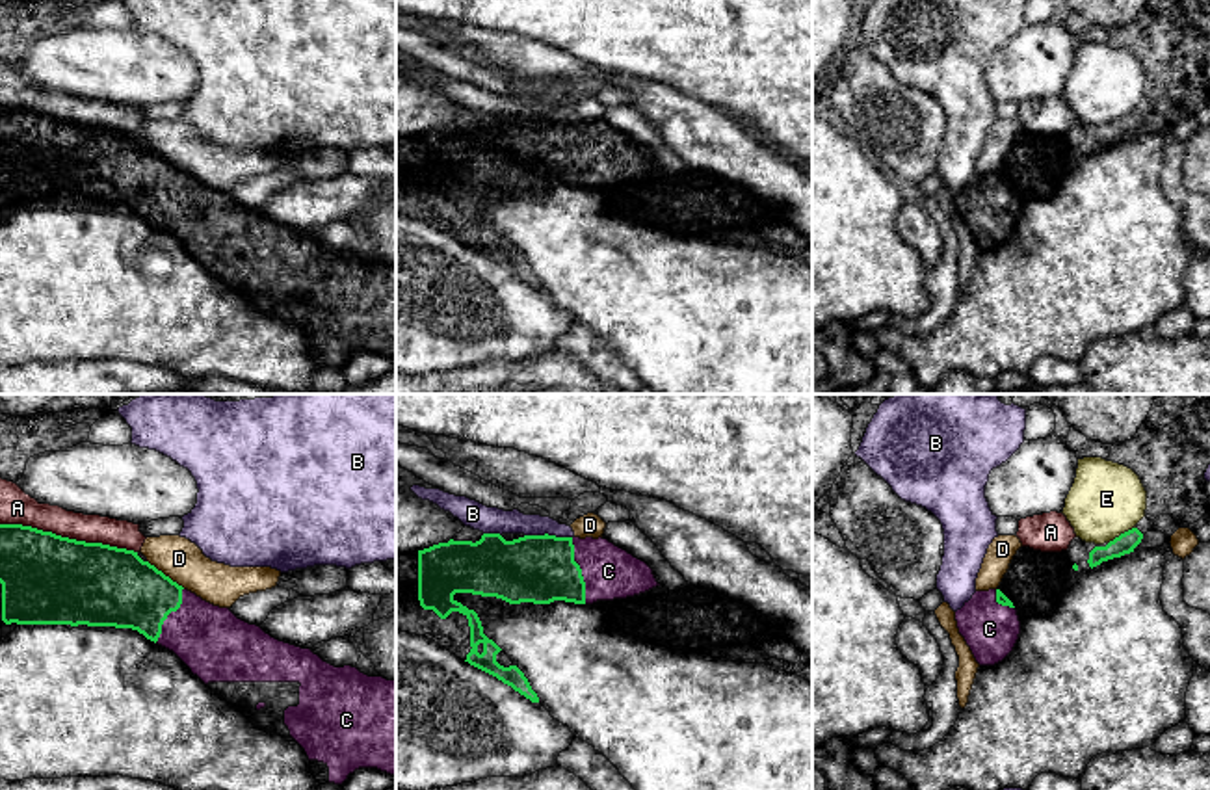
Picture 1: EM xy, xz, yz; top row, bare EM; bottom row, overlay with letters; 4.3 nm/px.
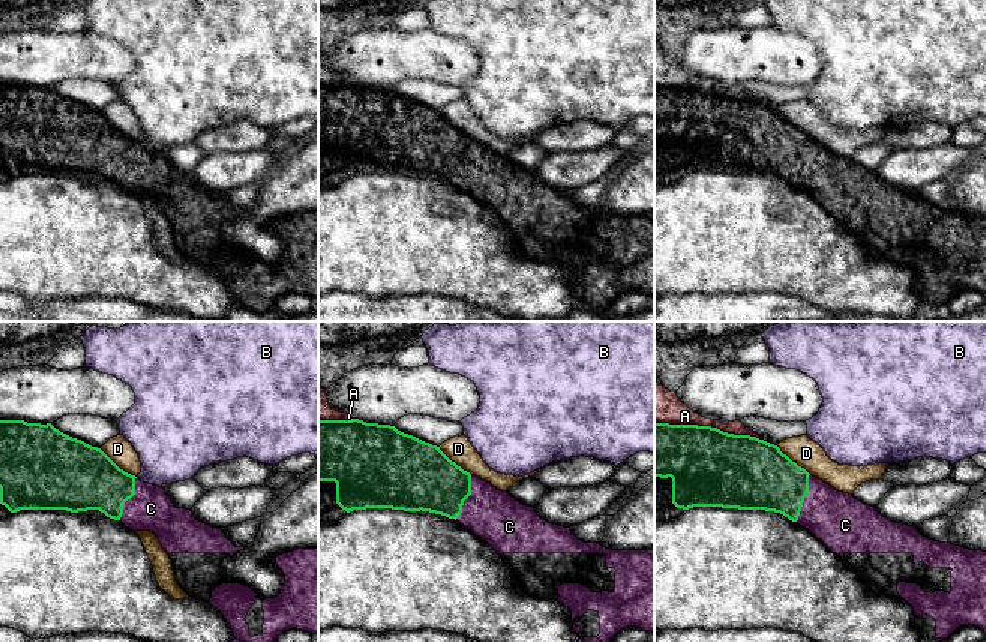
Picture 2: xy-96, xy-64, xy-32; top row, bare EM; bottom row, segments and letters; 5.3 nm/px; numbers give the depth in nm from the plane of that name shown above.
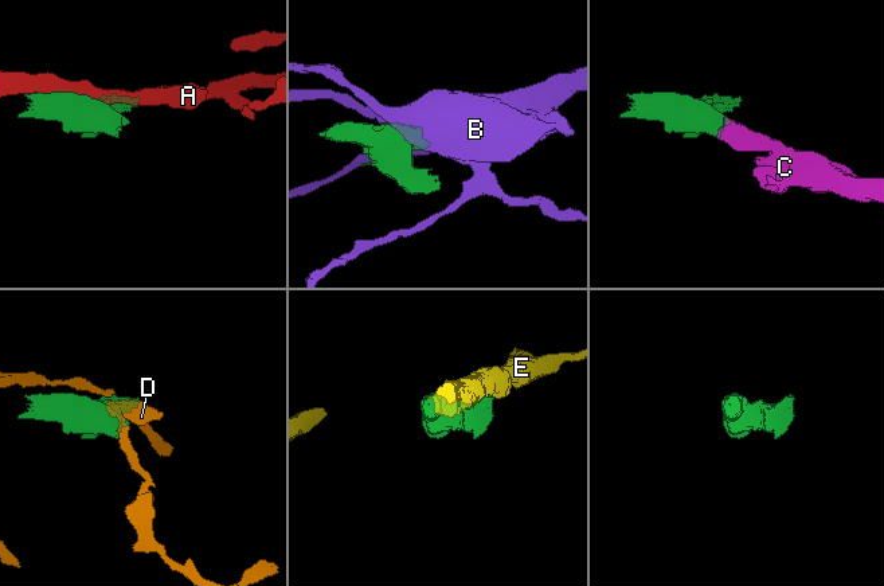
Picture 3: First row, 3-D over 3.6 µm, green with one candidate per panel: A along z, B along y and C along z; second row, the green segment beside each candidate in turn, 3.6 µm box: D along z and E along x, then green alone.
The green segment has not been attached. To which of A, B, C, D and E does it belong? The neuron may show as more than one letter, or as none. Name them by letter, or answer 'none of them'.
C

